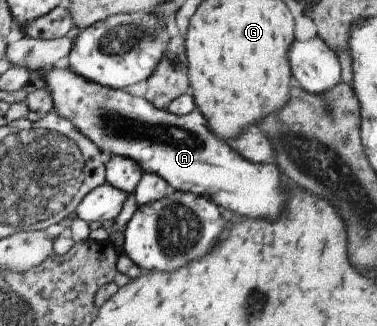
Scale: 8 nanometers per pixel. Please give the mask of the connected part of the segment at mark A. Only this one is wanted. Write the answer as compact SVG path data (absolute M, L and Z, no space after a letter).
M54 66L45 71L45 81L53 96L54 111L57 115L72 121L81 134L92 140L101 152L108 152L111 156L131 158L141 166L143 172L164 177L164 180L176 191L192 192L192 194L207 197L211 201L216 200L222 208L230 206L230 210L242 216L256 216L256 218L270 218L270 220L280 216L286 196L280 188L276 164L250 164L243 159L231 150L227 142L216 138L208 121L198 108L190 114L178 116L170 111L157 109L144 97L137 97L122 89L108 88L86 80L69 68L59 69Z

